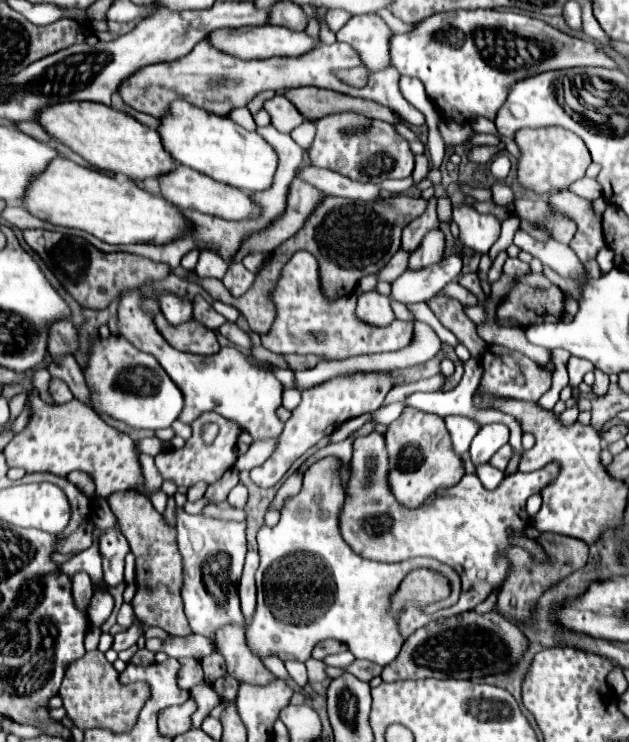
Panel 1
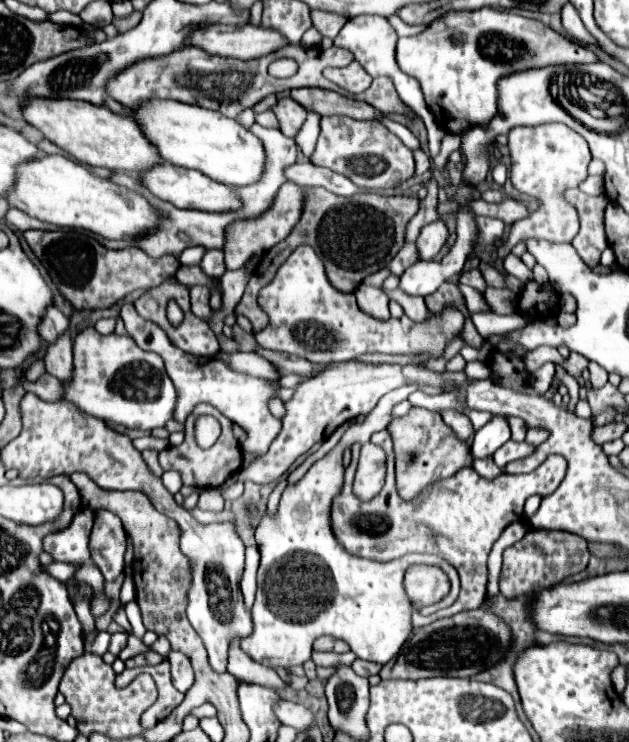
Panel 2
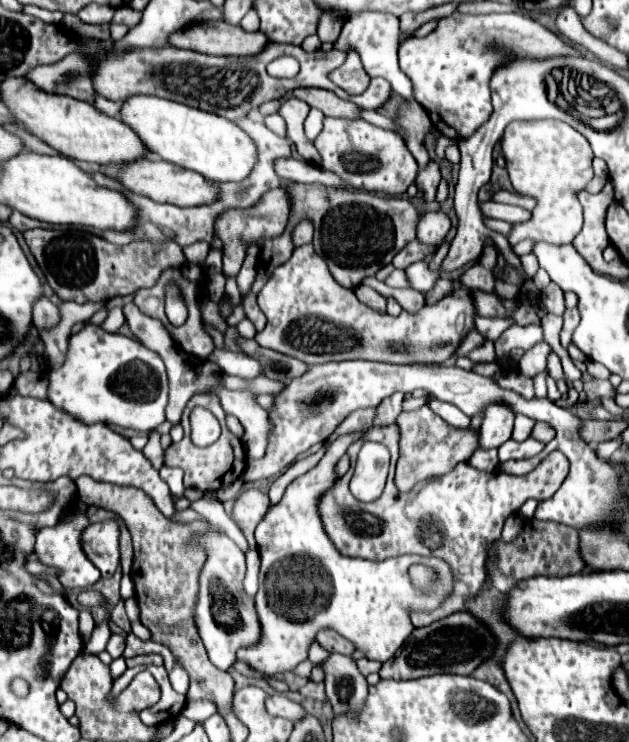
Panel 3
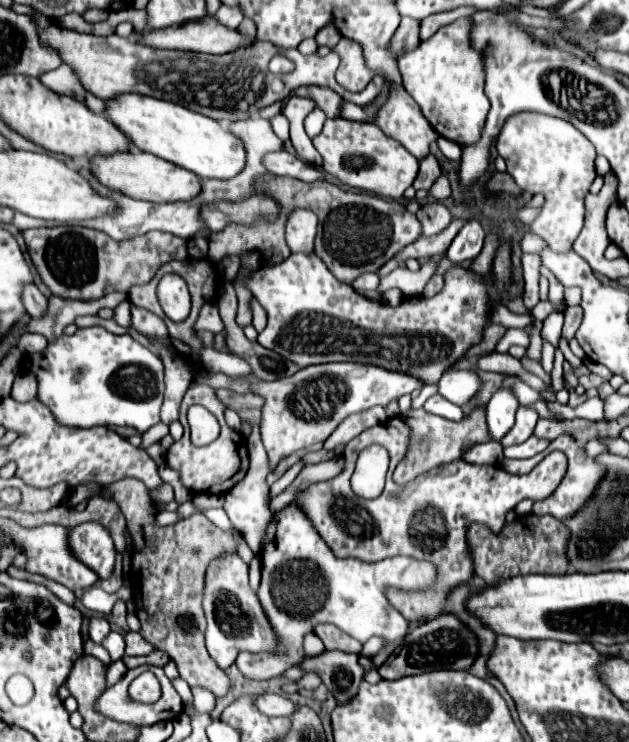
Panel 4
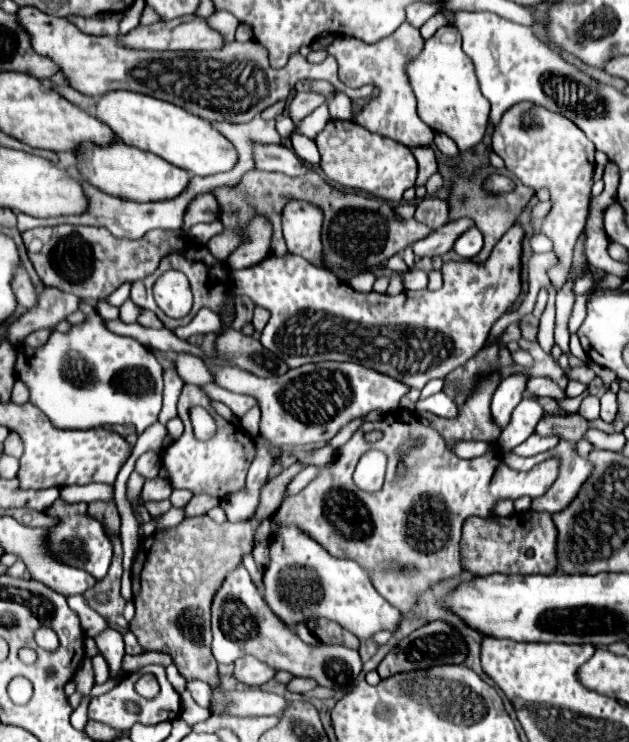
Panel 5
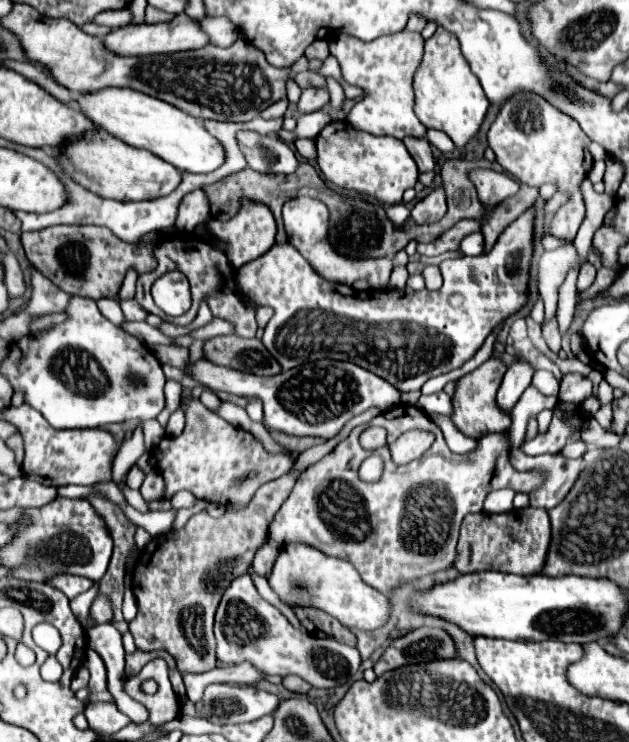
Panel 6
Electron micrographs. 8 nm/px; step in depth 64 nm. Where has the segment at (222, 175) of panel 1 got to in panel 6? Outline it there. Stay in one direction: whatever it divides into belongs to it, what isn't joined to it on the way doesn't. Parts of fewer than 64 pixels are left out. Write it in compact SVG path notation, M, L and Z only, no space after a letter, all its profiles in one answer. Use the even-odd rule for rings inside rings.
M102 88L98 92L76 96L76 102L84 116L114 138L120 138L134 148L144 148L182 172L212 172L224 162L220 142L206 132L198 118L154 96L132 88Z

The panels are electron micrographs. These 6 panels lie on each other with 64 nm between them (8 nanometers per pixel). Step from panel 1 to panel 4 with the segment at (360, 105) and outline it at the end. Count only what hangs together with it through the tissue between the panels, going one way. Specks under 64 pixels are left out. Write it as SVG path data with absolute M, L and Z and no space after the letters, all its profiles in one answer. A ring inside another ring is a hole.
M300 86L294 90L298 96L308 96L312 100L316 100L316 104L328 114L328 118L336 118L338 116L338 108L340 108L340 96L326 86Z

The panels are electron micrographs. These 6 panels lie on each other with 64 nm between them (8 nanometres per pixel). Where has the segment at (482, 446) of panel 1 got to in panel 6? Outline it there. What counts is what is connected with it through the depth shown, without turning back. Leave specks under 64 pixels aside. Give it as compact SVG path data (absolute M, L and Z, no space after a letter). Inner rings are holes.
M518 358L504 374L504 382L498 390L498 406L506 412L510 412L516 404L516 400L522 396L522 392L530 386L534 376L534 368L526 358Z

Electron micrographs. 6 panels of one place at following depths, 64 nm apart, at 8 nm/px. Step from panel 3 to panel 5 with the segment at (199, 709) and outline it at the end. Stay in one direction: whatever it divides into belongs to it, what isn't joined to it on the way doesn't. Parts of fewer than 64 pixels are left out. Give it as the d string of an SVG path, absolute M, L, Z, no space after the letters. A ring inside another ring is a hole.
M192 680L186 683L192 698L201 707L208 707L210 703L211 693L210 686L201 680Z

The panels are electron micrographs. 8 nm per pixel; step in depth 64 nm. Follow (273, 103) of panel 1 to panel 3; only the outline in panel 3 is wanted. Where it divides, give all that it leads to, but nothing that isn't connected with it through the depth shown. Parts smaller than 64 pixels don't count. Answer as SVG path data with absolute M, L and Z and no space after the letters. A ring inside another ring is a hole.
M294 96L286 98L278 110L278 114L286 120L286 126L288 126L288 138L294 142L298 154L308 160L310 164L320 164L320 154L318 152L310 152L312 144L308 142L306 134L304 134L304 120L310 112L310 106Z

